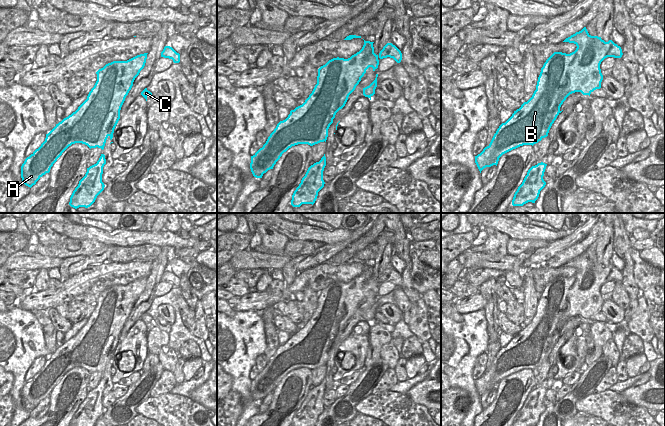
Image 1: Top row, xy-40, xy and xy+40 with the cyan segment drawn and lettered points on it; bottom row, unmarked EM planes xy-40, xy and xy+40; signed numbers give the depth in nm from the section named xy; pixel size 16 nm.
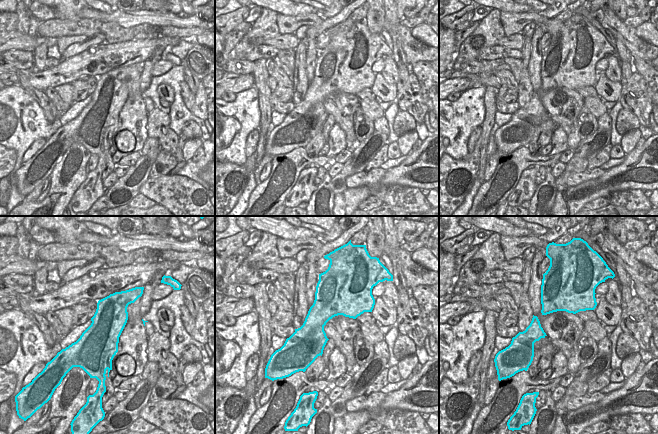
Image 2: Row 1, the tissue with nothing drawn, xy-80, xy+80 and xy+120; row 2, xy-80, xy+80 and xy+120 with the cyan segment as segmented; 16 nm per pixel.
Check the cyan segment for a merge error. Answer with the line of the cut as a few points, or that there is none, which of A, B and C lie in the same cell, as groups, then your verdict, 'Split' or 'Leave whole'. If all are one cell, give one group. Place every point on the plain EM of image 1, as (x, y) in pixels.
No split. Groups: A B C. Leave whole.

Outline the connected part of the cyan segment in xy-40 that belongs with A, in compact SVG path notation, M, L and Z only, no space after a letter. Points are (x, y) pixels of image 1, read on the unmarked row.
M147 278L127 285L113 285L99 293L97 305L87 323L68 341L46 358L45 365L21 390L23 407L32 411L72 368L82 367L104 373L107 362L113 362L120 334L135 302L144 292Z

